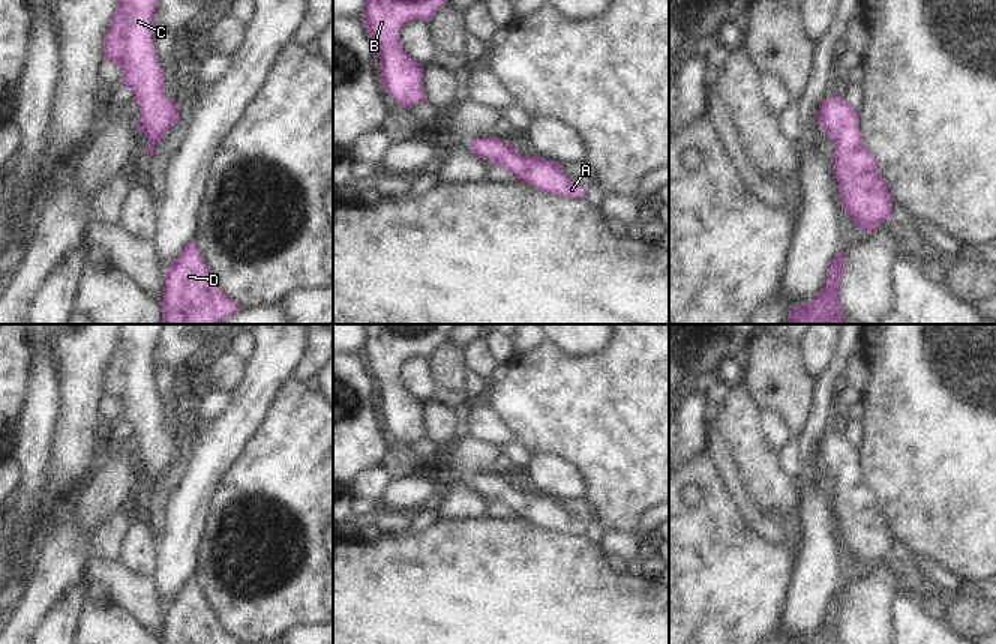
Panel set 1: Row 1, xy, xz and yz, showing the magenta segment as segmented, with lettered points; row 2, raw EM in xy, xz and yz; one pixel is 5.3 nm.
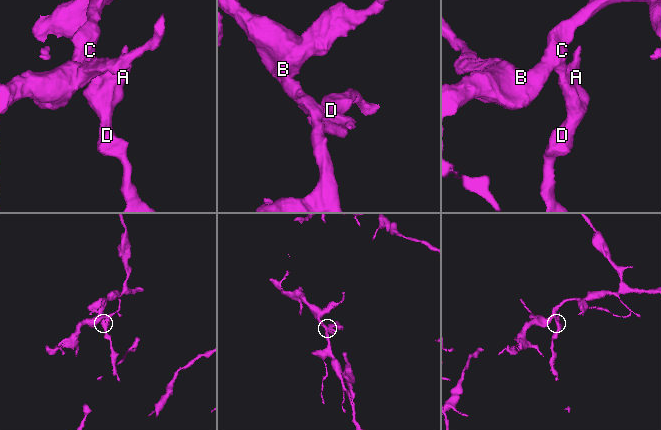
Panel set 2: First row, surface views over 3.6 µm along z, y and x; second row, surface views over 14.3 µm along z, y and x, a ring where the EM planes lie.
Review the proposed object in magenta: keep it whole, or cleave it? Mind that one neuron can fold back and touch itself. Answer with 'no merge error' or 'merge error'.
no merge error

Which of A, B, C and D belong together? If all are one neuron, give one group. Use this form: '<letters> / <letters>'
A B C D

